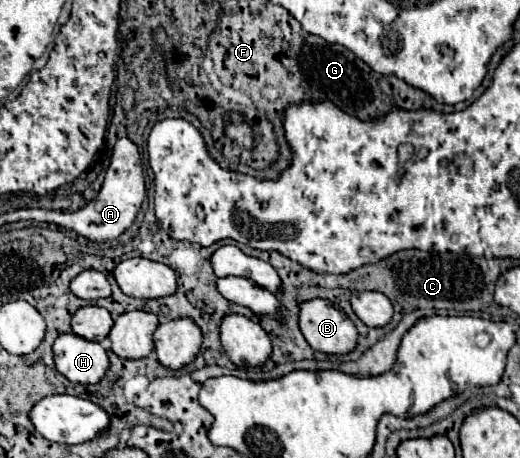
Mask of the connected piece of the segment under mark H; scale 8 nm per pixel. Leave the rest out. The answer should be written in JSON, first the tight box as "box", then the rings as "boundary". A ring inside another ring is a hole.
{"box":[54,333,110,385],"boundary":[[[74,333],[54,341],[54,361],[64,377],[82,385],[98,383],[110,367],[108,353],[100,343],[86,341]]]}

